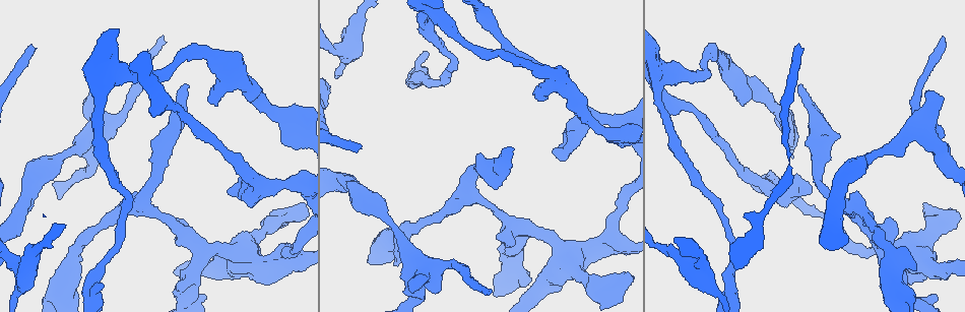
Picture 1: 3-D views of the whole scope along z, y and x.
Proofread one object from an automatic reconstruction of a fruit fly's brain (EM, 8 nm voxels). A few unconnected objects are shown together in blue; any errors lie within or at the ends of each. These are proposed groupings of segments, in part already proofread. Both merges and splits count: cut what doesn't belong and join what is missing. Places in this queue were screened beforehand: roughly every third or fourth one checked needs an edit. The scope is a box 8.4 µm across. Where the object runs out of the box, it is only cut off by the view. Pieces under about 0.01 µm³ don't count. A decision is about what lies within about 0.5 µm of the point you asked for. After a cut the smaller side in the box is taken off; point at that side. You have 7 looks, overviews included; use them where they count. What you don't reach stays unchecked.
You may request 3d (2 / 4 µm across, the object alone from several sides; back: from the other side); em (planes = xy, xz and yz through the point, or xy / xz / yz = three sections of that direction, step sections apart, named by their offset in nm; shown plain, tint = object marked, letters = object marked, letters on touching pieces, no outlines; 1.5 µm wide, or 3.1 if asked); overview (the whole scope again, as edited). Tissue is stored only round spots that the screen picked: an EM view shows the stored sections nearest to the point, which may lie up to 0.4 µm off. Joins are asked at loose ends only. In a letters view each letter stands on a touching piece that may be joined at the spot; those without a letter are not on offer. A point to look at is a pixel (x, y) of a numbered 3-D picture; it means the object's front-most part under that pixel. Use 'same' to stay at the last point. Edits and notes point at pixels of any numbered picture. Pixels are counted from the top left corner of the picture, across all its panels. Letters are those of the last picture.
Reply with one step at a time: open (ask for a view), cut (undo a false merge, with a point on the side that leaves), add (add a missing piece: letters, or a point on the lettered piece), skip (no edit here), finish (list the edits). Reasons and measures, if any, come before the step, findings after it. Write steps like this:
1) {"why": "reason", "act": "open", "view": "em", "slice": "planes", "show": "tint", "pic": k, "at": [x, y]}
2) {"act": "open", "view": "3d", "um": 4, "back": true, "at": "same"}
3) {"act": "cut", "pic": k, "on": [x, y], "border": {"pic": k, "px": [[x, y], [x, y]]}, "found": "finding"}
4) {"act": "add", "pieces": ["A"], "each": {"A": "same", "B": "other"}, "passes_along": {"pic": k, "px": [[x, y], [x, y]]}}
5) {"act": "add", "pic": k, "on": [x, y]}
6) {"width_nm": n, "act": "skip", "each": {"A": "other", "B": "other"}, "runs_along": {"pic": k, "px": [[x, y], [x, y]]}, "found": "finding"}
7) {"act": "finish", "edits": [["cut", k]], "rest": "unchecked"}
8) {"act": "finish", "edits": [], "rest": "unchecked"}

{"why": "branch stops here", "act": "open", "view": "em", "slice": "planes", "show": "letters", "pic": 1, "at": [162, 37]}

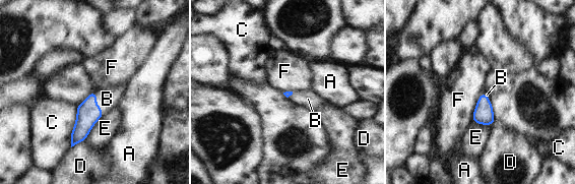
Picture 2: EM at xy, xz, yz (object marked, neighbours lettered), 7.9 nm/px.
{"act": "add", "pieces": ["B"], "each": {"A": "other", "B": "same", "C": "other", "D": "other", "E": "other", "F": "other"}, "passes_along": {"pic": 2, "px": [[88, 112], [96, 102], [107, 99]]}, "found": "it goes on there"}

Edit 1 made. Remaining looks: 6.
{"act": "open", "view": "overview"}

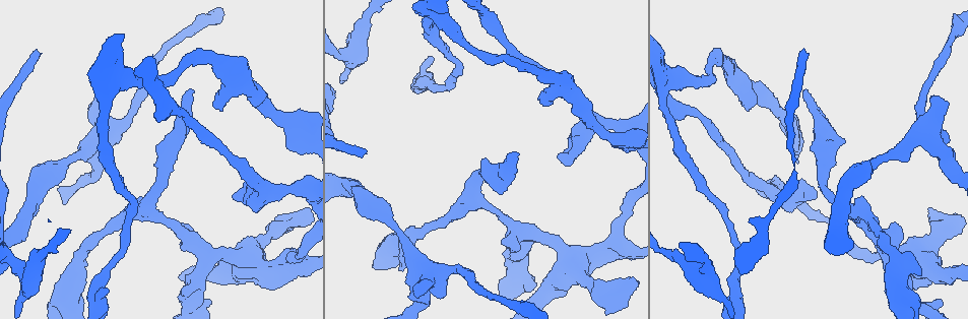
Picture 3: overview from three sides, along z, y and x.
{"why": "end of a long branch", "act": "open", "view": "3d", "um": 4, "pic": 3, "at": [192, 92]}

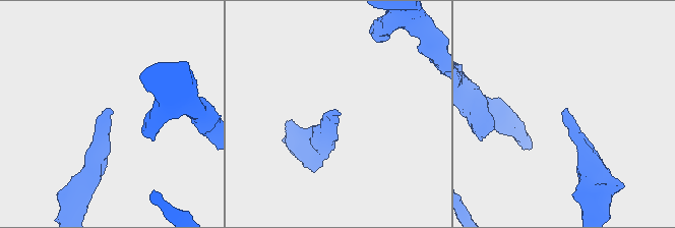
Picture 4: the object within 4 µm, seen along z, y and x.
{"act": "open", "view": "em", "slice": "planes", "show": "letters", "pic": 4, "at": [339, 114]}

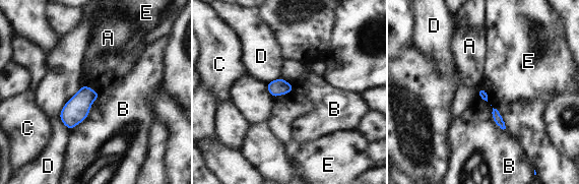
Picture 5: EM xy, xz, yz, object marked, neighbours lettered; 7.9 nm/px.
{"longest_contact_nm": ["B", 360], "act": "skip", "each": {"A": "other", "B": "other", "C": "other", "D": "other", "E": "other"}, "border": {"pic": 5, "px": [[493, 107], [500, 114], [506, 128]]}, "found": "no lettered piece goes on from it"}

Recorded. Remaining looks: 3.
{"why": "free end", "act": "open", "view": "em", "slice": "xz", "step": 4, "show": "letters", "pic": 3, "at": [36, 52]}

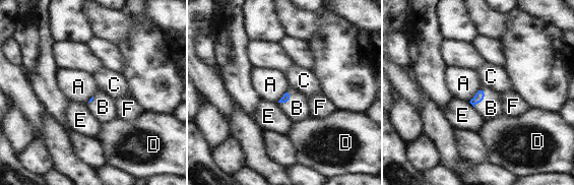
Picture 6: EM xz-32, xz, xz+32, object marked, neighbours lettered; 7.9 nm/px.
{"act": "add", "pieces": ["B"], "each": {"A": "other", "B": "same", "C": "other", "D": "other", "E": "other", "F": "other"}, "passes_along": {"pic": 6, "px": [[480, 97], [483, 100], [491, 108]]}, "found": "it goes on there"}

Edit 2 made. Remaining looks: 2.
{"act": "finish", "edits": [["add", 2], ["add", 6]], "rest": "unchecked"}

